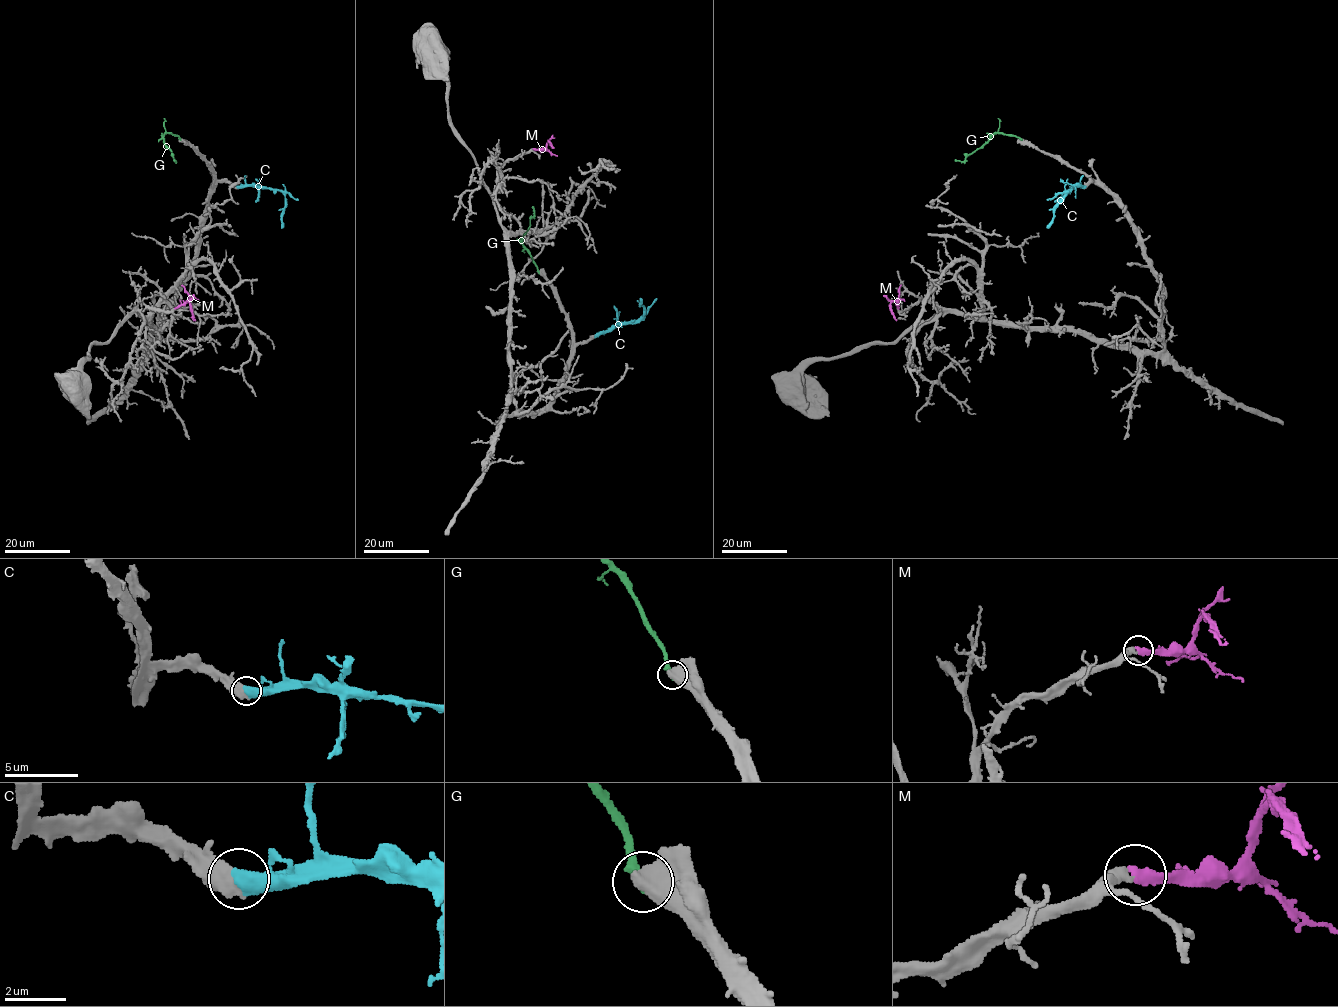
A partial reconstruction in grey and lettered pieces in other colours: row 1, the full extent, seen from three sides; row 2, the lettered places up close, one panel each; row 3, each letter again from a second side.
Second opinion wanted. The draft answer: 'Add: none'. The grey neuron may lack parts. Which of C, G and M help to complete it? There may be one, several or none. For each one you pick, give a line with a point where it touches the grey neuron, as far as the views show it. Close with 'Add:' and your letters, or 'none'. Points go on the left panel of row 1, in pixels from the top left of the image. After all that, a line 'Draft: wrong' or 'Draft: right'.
C: (237, 186)
Add: C
Draft: wrong

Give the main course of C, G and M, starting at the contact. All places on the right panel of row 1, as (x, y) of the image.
C: (1084, 186), (1077, 185), (1065, 195), (1046, 227)
G: (1021, 139), (995, 133), (964, 161), (955, 159)
M: (897, 308), (895, 301), (891, 302), (896, 320)

